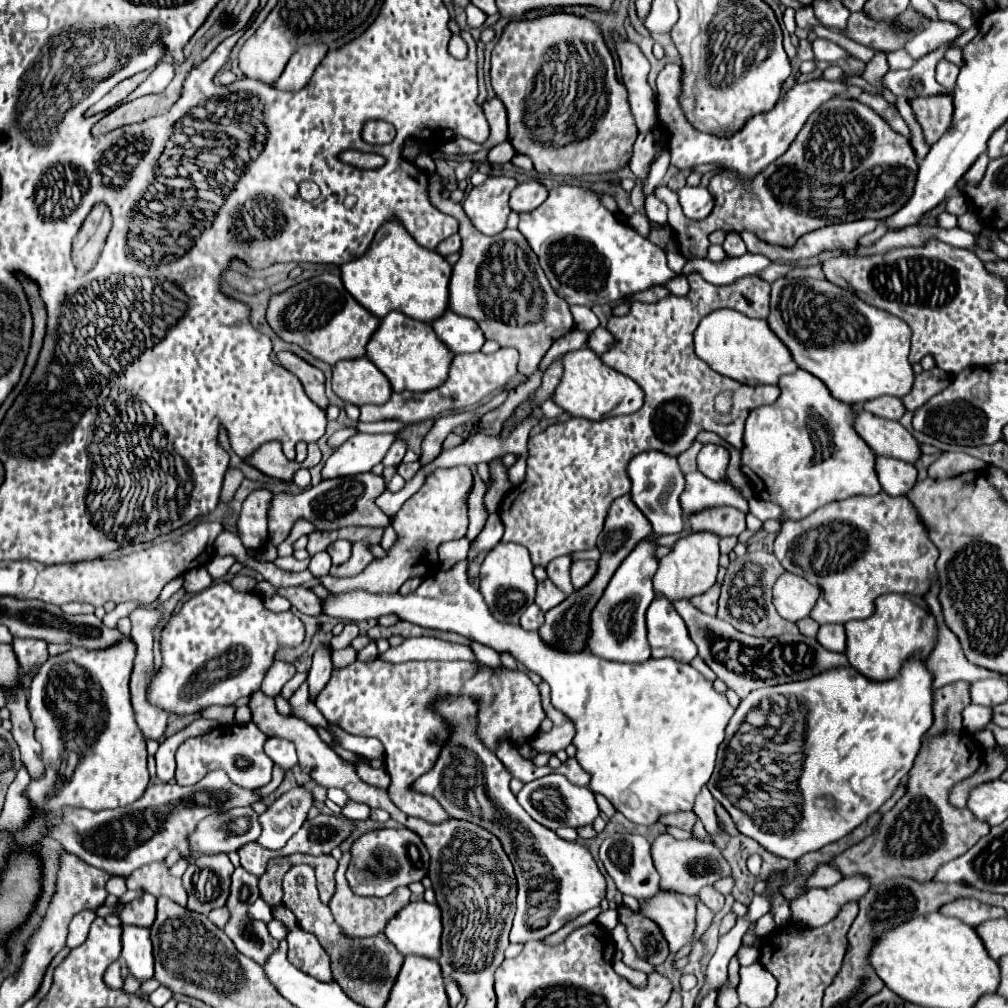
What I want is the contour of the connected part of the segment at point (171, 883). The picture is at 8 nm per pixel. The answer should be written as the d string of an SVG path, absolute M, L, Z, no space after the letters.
M164 862L148 864L146 868L136 870L126 878L128 890L144 890L158 896L166 896L180 906L186 906L186 890L182 888L180 878L172 878Z

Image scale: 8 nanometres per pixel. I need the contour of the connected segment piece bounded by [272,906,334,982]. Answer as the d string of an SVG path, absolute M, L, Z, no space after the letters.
M286 906L274 908L272 915L274 919L286 922L290 926L290 932L286 938L288 960L292 960L292 964L296 964L296 968L300 968L302 972L306 972L308 976L312 976L316 980L334 982L332 968L330 968L330 956L324 950L324 946L320 944L320 940L316 940L314 934L308 934L302 928L298 928L294 914Z

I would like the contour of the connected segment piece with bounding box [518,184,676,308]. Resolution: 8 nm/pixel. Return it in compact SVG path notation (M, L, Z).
M560 184L532 212L520 214L518 230L526 236L544 268L552 288L568 302L580 306L614 304L626 294L662 286L676 274L666 264L666 254L642 238L628 224L616 220L600 200L600 192L584 186Z

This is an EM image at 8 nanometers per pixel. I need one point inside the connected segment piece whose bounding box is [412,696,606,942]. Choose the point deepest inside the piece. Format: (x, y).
(470, 783)

